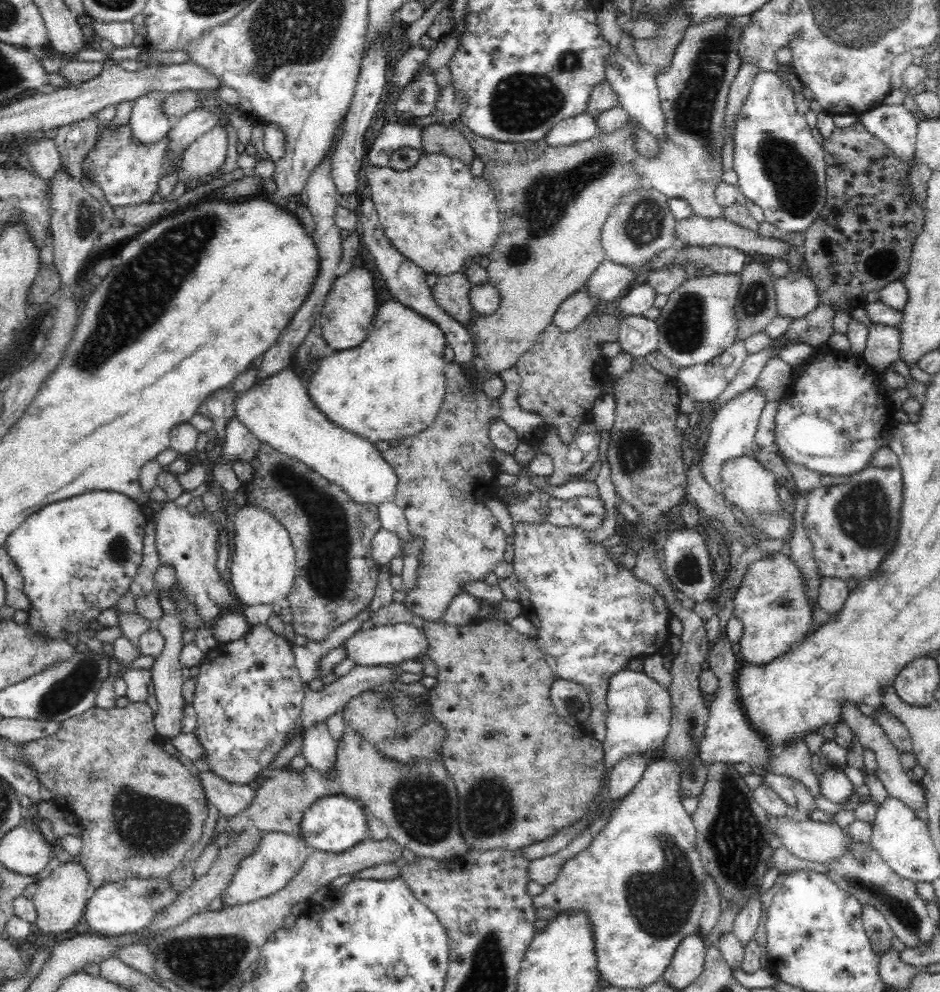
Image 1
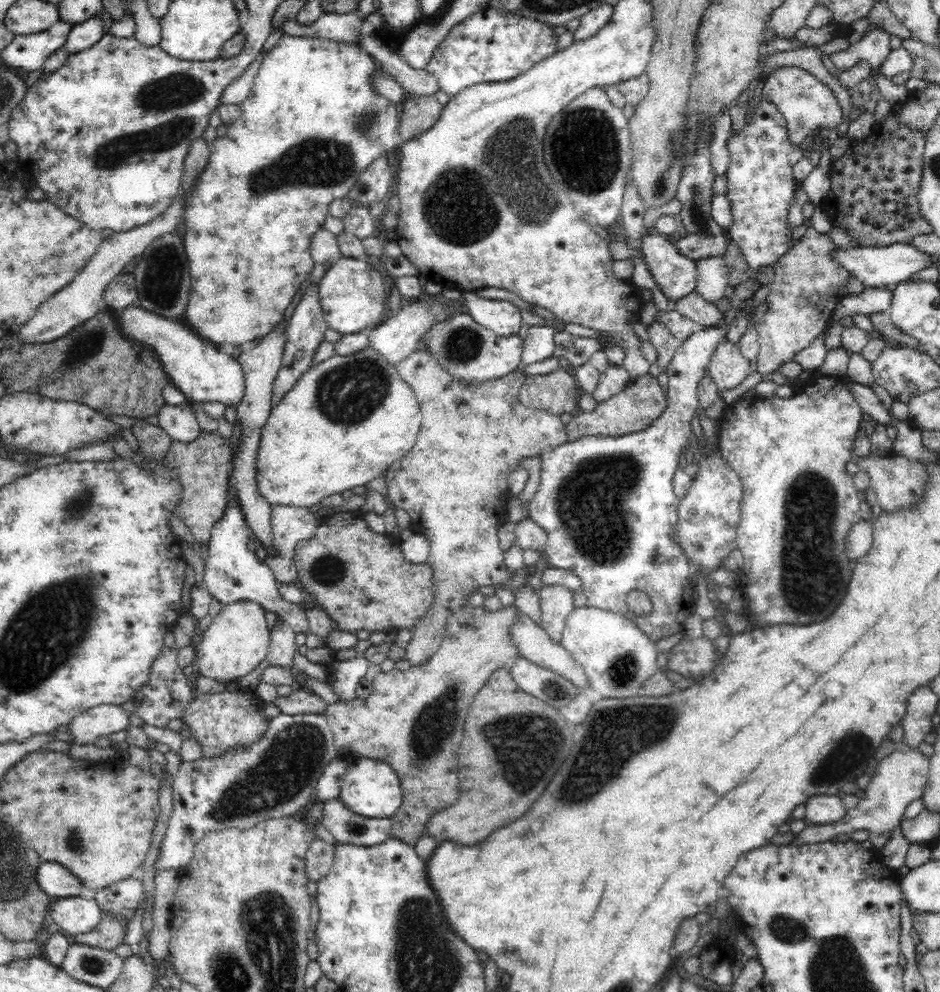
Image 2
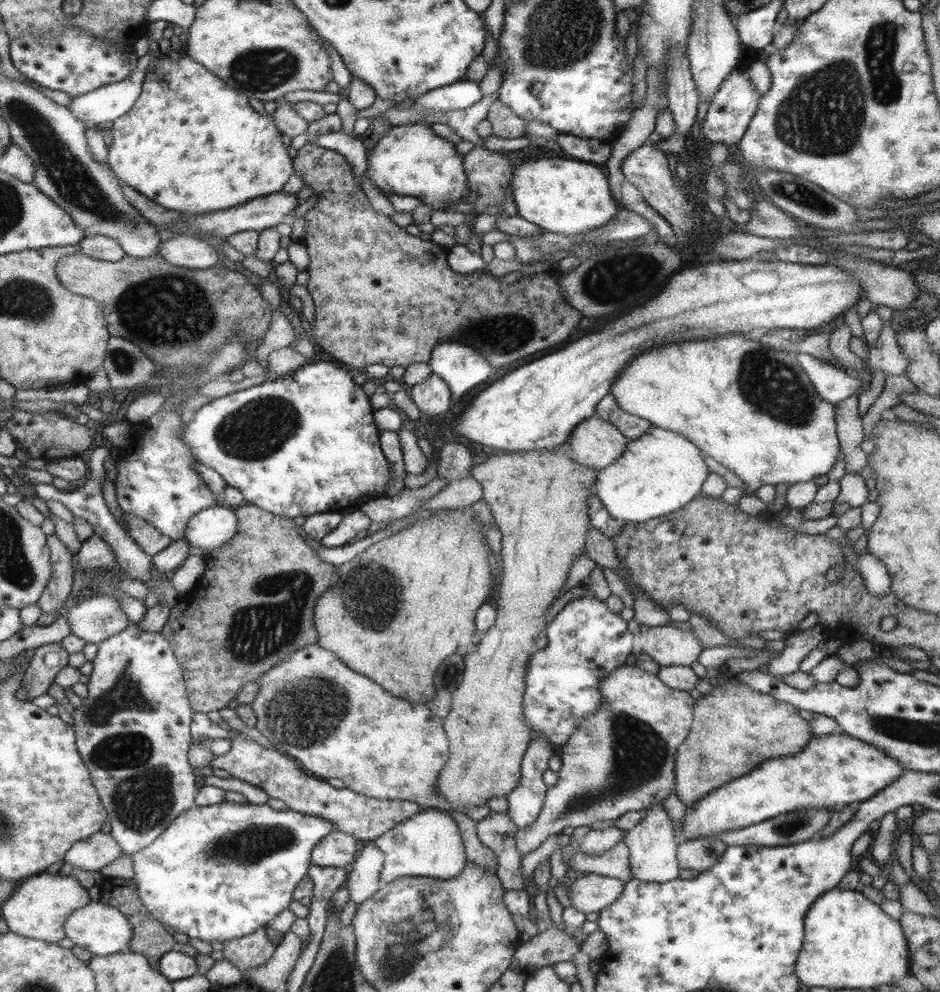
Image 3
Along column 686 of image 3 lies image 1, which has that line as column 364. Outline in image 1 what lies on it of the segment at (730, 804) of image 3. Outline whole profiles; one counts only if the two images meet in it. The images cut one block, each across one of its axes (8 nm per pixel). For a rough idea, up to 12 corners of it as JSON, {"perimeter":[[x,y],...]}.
{"perimeter":[[326,796],[302,816],[302,842],[342,854],[368,838],[358,800]]}

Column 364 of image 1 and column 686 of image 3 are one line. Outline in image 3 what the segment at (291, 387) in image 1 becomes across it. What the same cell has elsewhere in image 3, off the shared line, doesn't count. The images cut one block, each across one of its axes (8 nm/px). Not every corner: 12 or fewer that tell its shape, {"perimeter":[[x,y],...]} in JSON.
{"perimeter":[[651,426],[597,470],[613,520],[689,504],[711,474],[699,448]]}

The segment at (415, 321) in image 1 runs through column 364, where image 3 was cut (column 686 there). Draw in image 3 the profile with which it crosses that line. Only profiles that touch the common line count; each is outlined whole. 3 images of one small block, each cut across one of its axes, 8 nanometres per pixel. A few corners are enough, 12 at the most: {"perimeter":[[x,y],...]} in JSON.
{"perimeter":[[731,332],[643,350],[609,394],[743,480],[841,448],[795,356]]}

